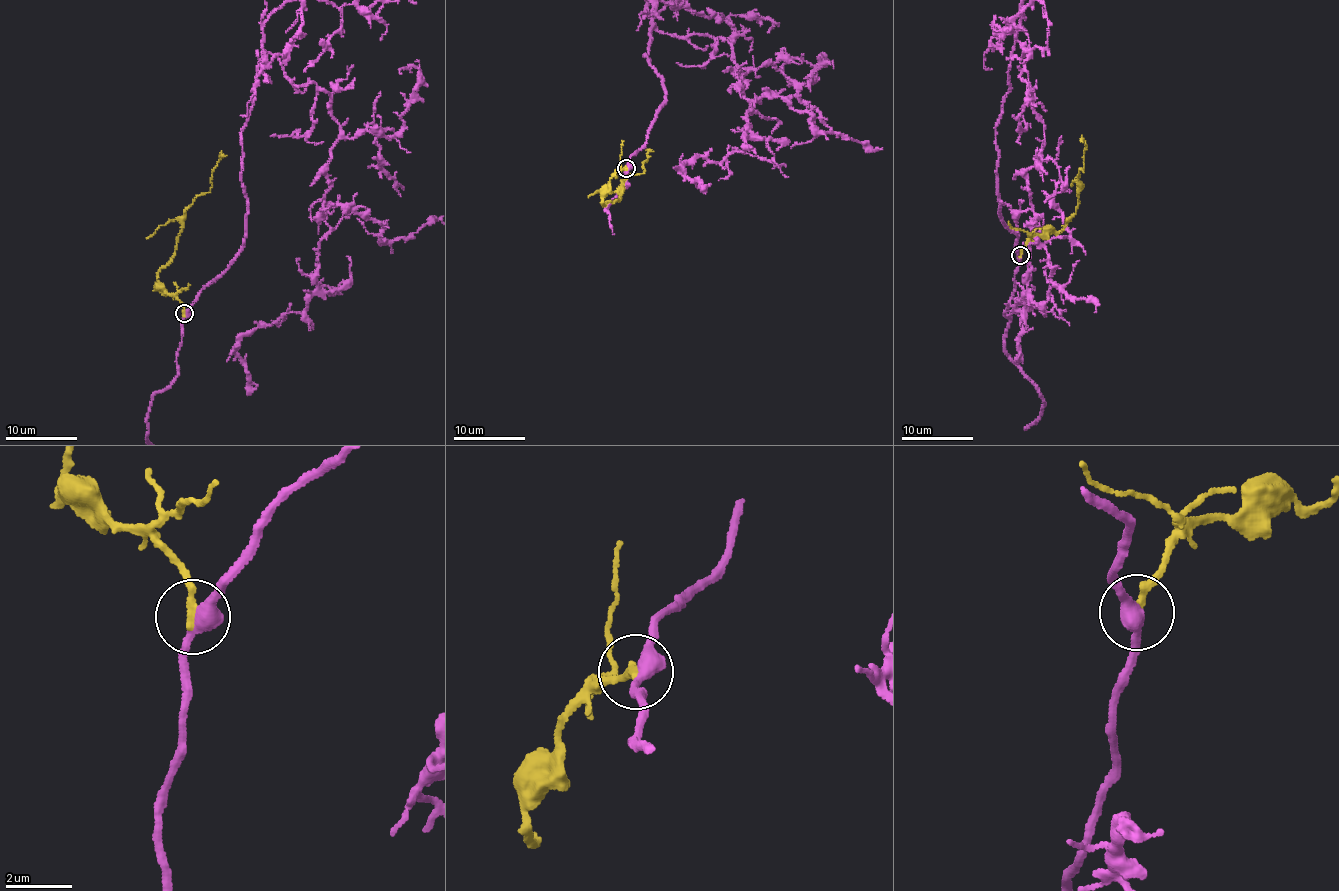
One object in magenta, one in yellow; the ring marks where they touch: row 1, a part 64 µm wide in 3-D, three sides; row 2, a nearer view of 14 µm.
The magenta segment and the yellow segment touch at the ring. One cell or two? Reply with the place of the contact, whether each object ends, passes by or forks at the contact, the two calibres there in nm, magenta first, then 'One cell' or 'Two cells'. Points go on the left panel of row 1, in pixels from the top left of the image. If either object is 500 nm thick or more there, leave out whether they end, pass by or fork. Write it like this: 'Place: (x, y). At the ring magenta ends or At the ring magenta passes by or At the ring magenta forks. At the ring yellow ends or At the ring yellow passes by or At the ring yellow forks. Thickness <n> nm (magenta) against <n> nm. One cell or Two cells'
Place: (184, 313). At the ring magenta passes by. At the ring yellow ends. Thickness 400 nm (magenta) against 240 nm. Two cells

